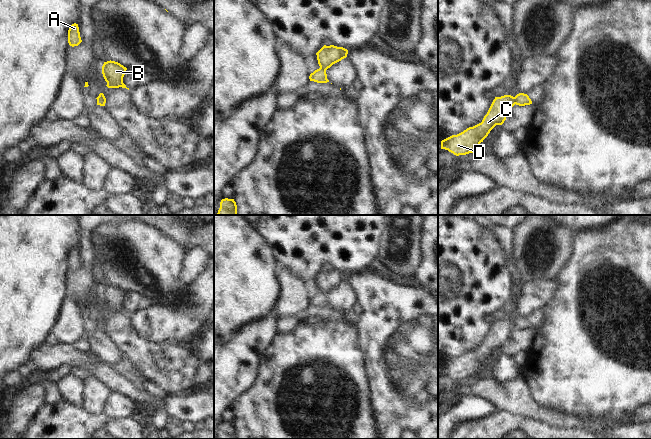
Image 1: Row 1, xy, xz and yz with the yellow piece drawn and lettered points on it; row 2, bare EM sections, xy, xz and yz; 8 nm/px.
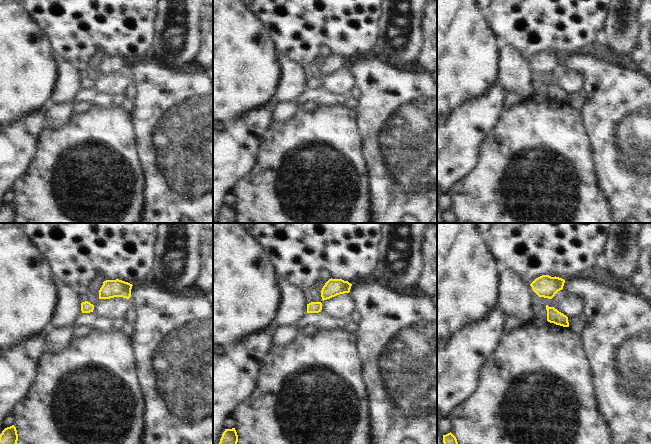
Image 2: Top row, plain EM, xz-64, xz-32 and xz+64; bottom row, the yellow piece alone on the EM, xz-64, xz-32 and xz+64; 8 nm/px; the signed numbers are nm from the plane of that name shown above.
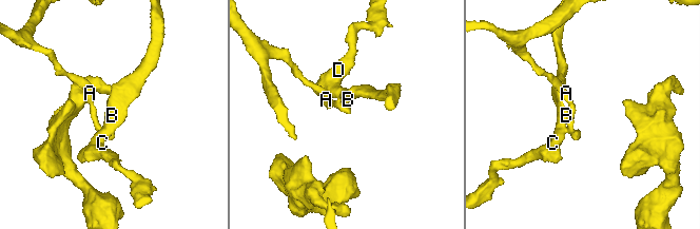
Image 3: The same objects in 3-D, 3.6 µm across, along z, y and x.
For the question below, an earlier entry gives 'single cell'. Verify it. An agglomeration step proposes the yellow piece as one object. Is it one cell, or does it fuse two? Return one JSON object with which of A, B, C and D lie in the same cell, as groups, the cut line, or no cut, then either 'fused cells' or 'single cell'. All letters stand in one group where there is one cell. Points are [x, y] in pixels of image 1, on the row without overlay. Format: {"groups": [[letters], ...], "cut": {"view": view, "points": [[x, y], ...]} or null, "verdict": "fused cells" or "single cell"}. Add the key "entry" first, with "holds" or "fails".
{"entry": "fails", "groups": [["A"], ["B", "C", "D"]], "cut": {"view": "yz", "points": [[514, 321], [515, 327]]}, "verdict": "fused cells"}

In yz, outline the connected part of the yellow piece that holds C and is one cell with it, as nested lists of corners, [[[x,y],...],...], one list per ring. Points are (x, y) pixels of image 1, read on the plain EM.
[[[511,319],[495,321],[481,347],[442,364],[441,373],[448,374],[456,380],[477,378],[480,367],[496,349],[504,347],[514,329],[515,321]]]

